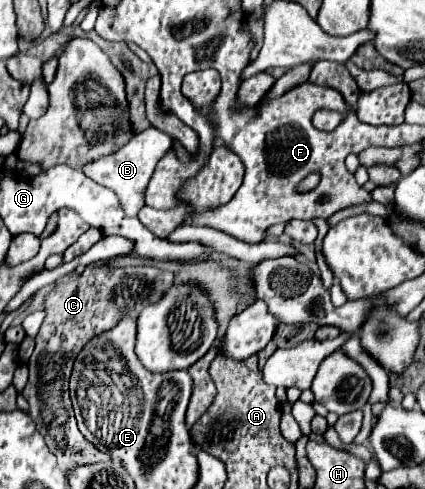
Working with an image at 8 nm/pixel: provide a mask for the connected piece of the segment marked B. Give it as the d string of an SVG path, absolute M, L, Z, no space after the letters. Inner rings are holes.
M151 126L145 132L133 136L119 150L107 154L107 156L101 156L93 162L87 162L83 166L83 174L89 176L93 182L105 186L105 188L111 188L119 196L119 202L121 202L125 214L137 216L137 212L145 206L143 190L147 188L147 182L151 180L151 174L153 174L159 158L163 158L163 154L169 150L169 146L171 146L171 138L165 132Z

